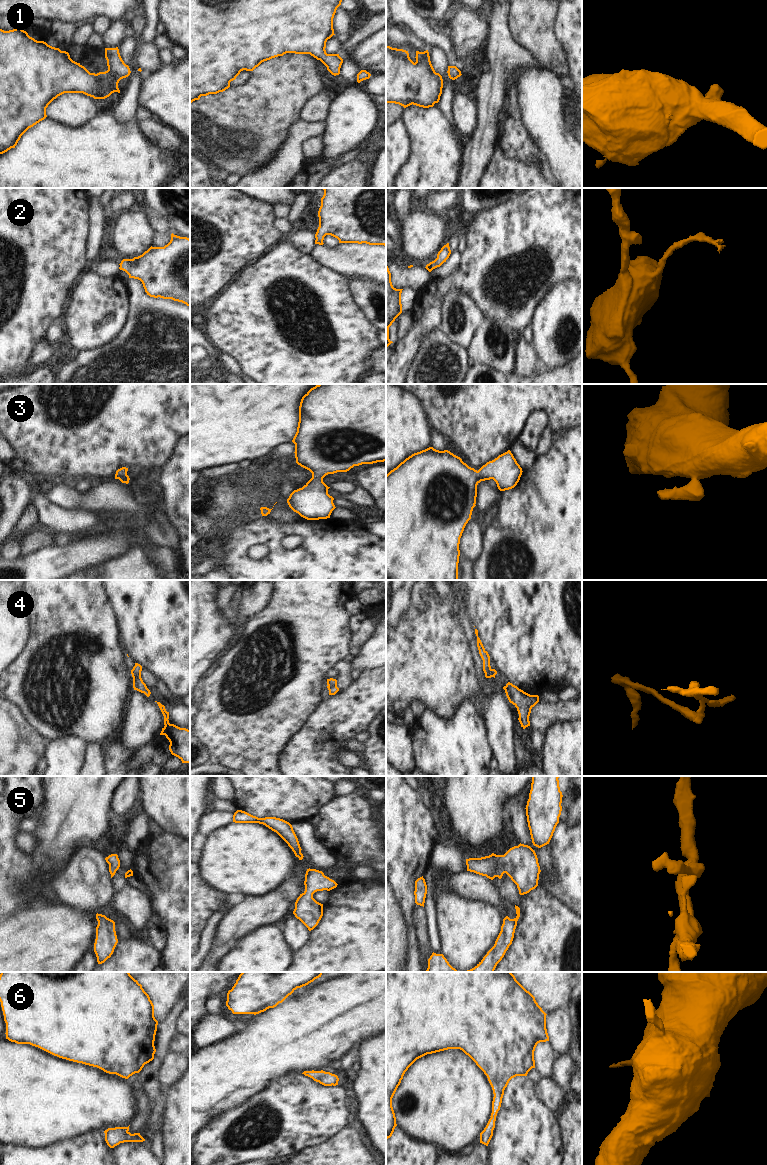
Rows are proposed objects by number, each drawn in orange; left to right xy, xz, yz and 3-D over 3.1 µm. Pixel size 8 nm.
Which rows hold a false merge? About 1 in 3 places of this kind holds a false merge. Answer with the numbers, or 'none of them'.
4

